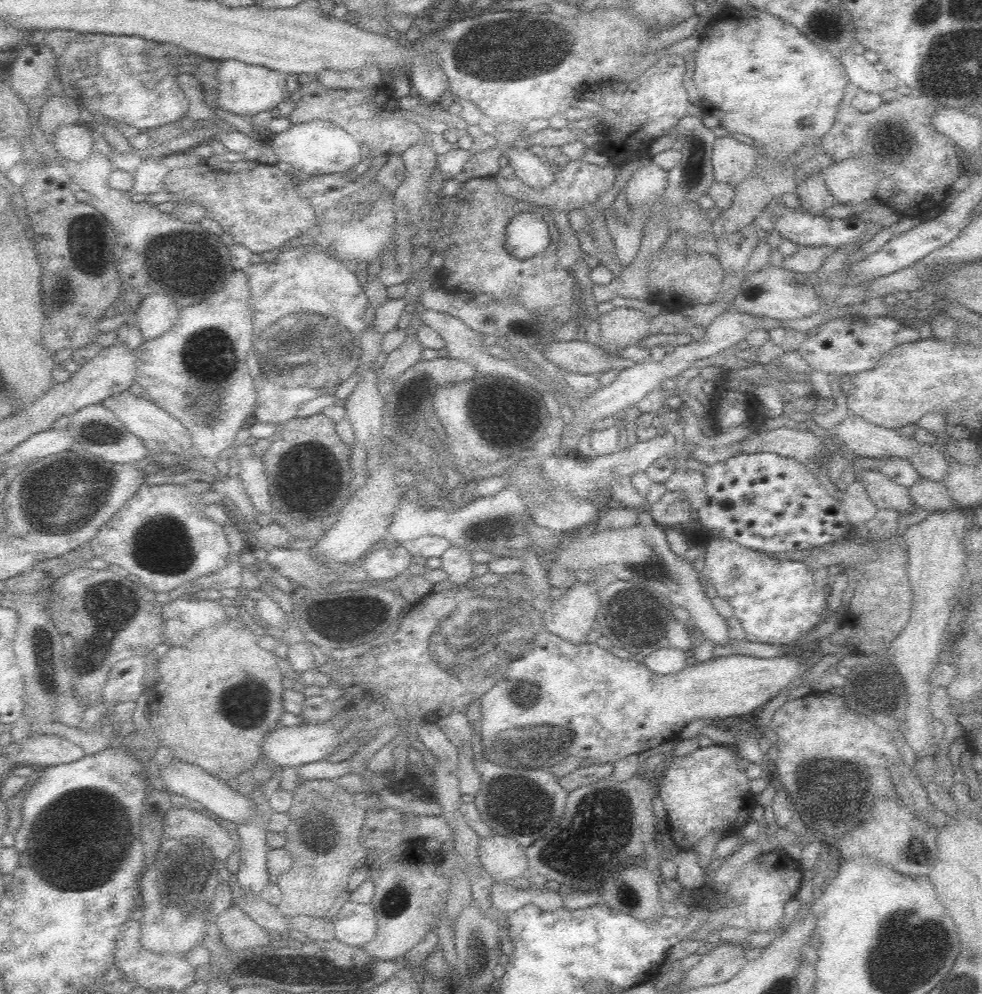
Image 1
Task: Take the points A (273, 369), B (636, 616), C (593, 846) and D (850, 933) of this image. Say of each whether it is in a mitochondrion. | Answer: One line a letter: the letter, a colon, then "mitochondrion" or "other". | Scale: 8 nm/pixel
A: other
B: mitochondrion
C: mitochondrion
D: other

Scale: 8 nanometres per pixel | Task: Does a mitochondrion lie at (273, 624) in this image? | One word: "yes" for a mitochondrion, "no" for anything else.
no

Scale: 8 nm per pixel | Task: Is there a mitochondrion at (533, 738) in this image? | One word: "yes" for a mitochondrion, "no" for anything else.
yes

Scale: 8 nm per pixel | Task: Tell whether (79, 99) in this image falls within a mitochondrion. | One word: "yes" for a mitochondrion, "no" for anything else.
no

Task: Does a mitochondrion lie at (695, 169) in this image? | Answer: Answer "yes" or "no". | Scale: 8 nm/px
no

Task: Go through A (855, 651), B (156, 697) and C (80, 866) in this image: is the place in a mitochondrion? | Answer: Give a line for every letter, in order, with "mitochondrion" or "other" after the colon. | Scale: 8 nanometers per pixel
A: other
B: other
C: mitochondrion

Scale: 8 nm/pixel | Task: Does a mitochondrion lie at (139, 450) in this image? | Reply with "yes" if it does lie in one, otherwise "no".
no

